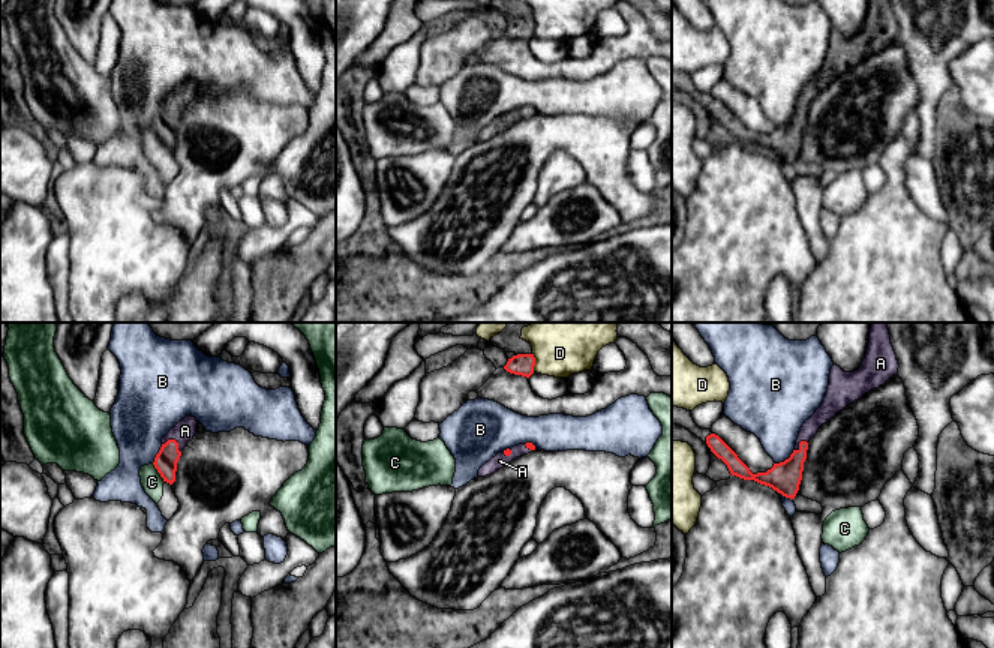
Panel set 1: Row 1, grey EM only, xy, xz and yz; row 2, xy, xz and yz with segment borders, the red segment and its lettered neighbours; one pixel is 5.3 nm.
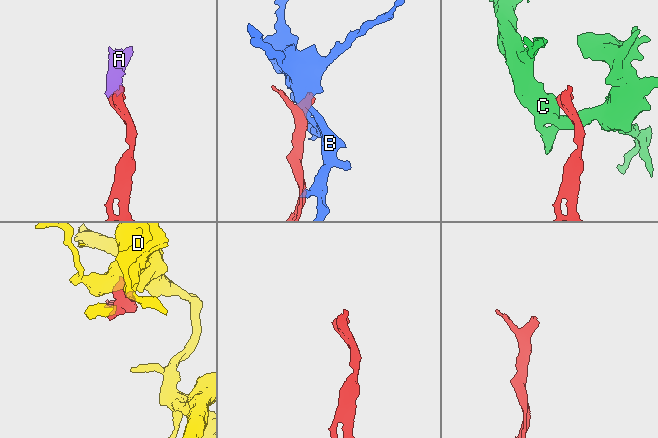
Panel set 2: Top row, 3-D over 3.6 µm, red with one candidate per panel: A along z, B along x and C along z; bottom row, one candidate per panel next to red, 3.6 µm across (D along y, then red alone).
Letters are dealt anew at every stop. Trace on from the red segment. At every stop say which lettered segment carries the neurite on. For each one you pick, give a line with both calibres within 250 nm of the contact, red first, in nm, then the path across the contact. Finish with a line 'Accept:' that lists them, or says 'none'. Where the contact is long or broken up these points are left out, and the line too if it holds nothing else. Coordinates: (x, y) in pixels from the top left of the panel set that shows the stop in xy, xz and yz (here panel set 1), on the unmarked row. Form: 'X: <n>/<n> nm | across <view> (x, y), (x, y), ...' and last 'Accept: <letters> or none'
A: 120/120 nm | across xy (165, 126), (174, 104), (185, 95)
Accept: A

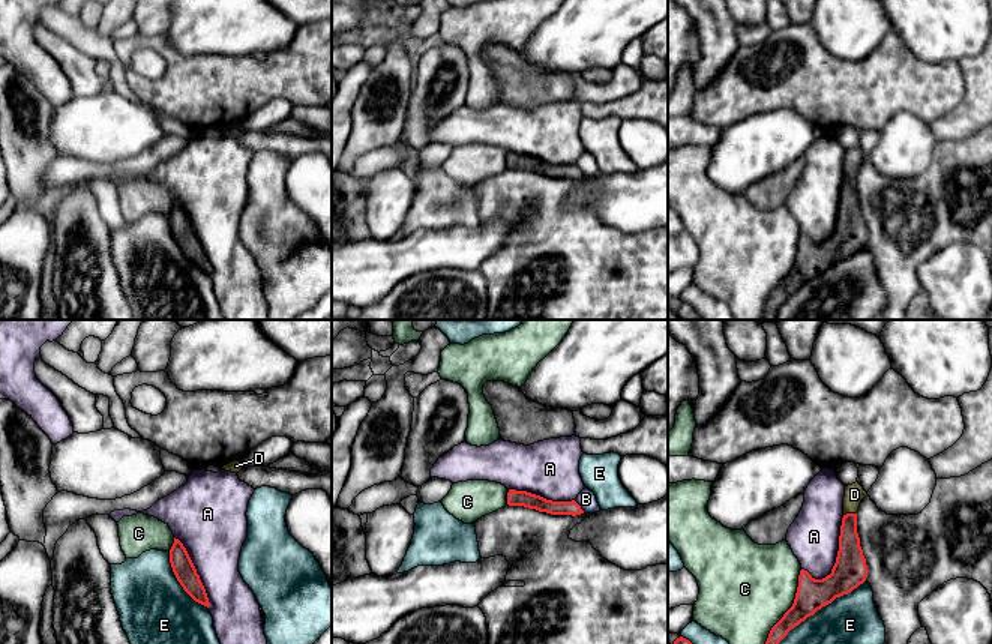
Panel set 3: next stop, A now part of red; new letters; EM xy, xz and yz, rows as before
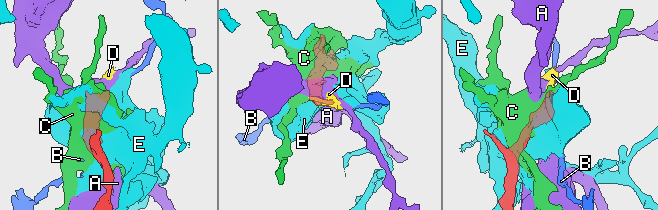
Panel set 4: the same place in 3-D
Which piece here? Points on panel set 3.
D: 150/100 nm | across yz (850, 224), (850, 177), (854, 158)
Accept: D

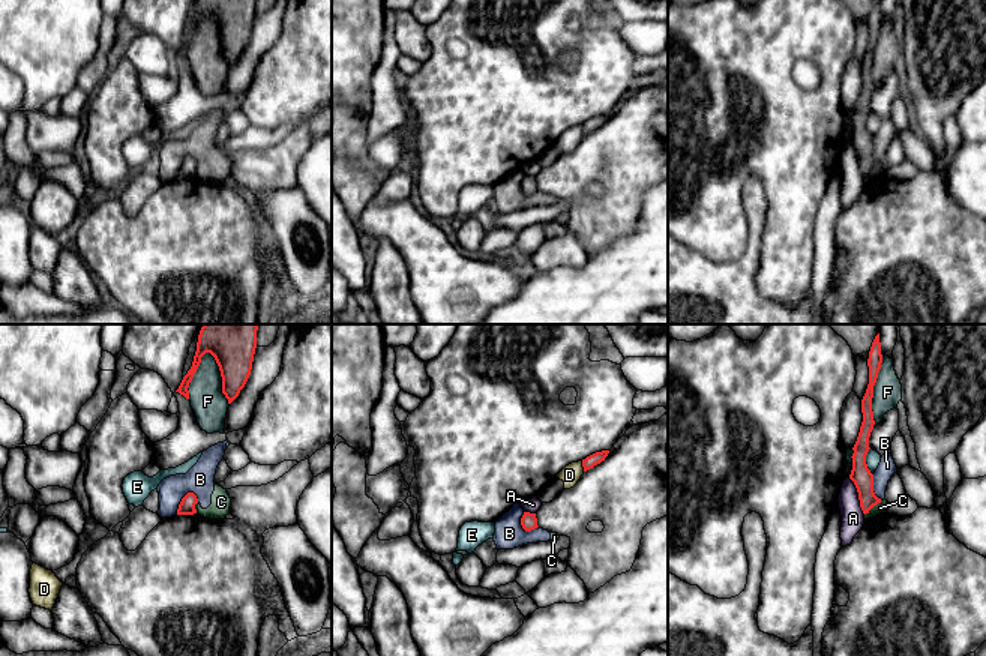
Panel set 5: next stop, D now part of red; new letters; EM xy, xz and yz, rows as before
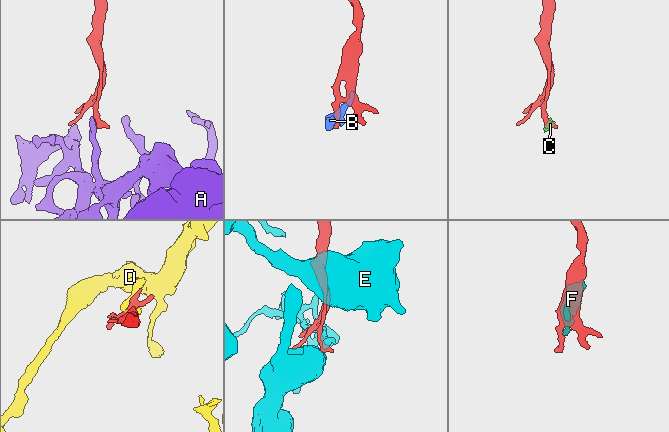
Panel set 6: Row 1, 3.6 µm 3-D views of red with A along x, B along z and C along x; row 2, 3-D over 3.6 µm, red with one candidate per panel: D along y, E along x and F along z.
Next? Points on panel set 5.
Accept: none

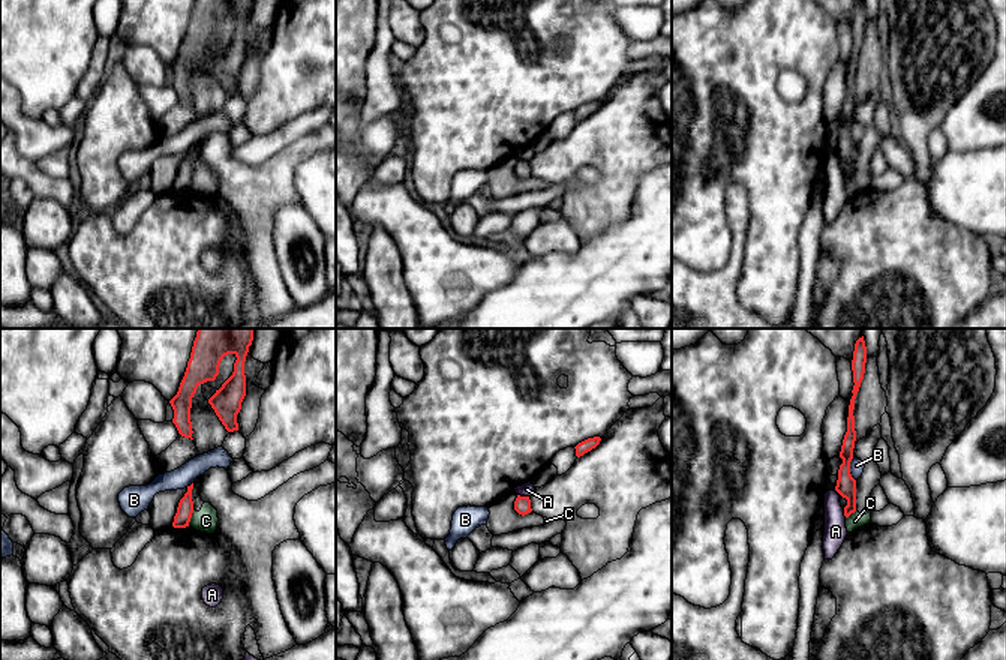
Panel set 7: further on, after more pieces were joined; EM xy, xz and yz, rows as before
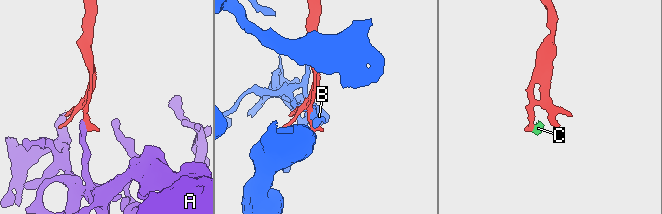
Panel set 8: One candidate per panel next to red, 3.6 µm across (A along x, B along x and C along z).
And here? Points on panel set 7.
Accept: none

